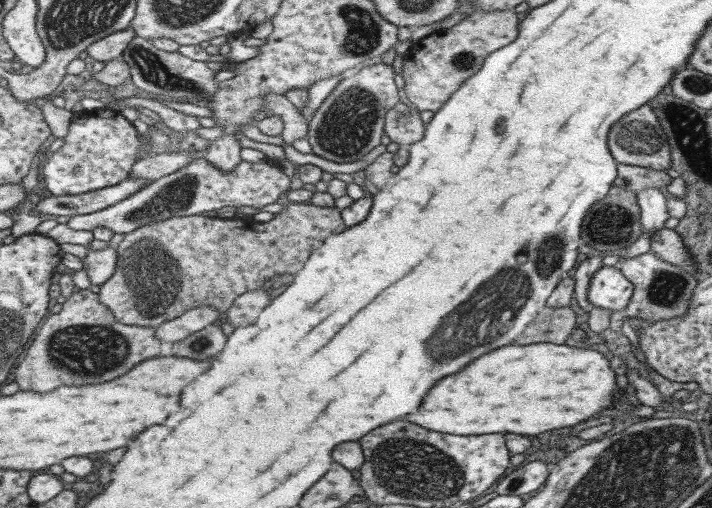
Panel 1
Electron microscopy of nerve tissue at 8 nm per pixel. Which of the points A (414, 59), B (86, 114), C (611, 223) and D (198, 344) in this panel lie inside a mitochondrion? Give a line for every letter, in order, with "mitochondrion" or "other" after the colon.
A: other
B: other
C: mitochondrion
D: mitochondrion

